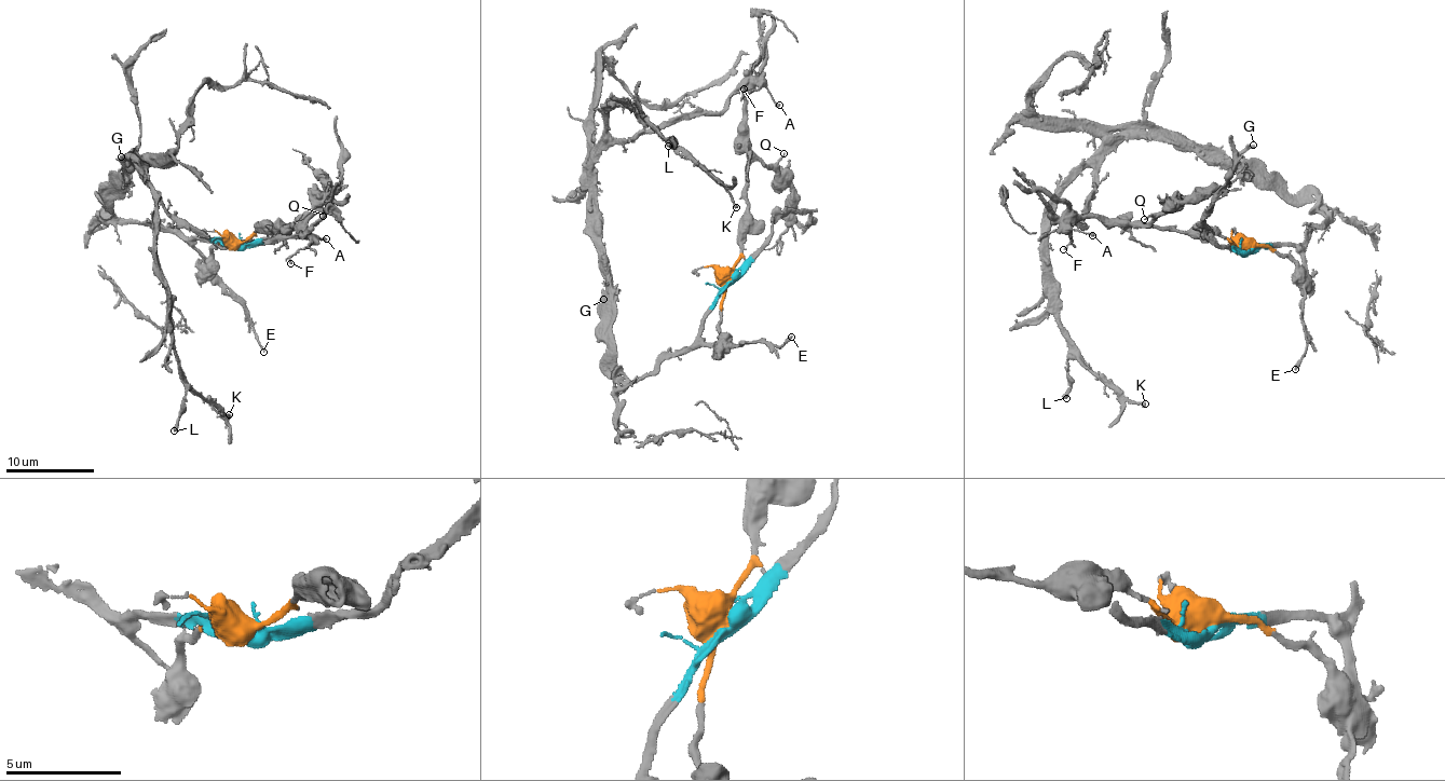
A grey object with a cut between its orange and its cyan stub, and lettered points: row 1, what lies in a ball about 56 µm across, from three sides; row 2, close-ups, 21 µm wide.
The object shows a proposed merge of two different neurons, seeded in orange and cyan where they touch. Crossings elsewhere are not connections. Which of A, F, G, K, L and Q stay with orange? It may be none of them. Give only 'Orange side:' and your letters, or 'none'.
Orange side: A, F, Q

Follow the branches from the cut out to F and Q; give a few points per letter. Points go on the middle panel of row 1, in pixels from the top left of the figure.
F: (730, 281), (730, 270), (745, 240), (749, 161), (747, 94), (759, 87), (744, 94), (743, 88)
Q: (730, 281), (730, 270), (745, 240), (748, 168), (753, 161), (777, 165), (784, 153)

